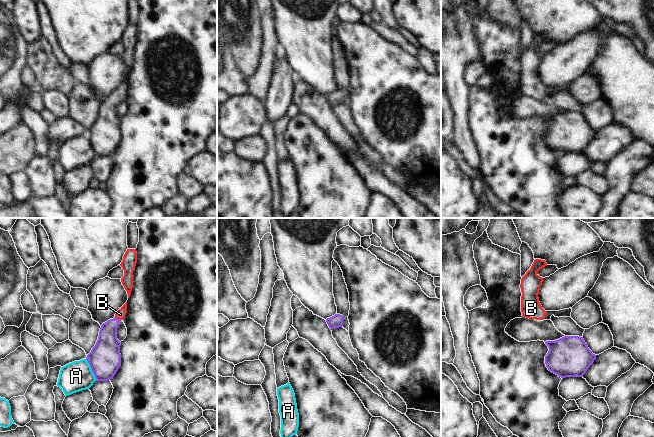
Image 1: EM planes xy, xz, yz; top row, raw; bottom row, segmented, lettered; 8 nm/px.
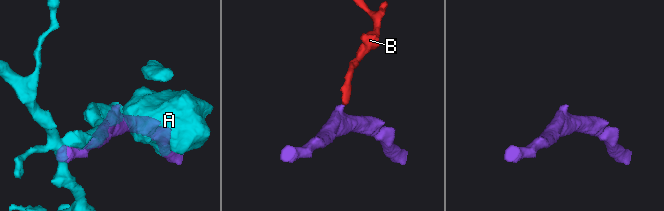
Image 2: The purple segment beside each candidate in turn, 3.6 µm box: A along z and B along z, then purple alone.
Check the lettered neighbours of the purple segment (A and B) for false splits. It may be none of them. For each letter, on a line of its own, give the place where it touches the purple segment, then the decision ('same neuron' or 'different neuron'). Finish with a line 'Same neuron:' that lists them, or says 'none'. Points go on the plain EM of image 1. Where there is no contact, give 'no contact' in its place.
A: xy (91, 145) | different neuron
B: xy (118, 95) | same neuron
Same neuron: B

